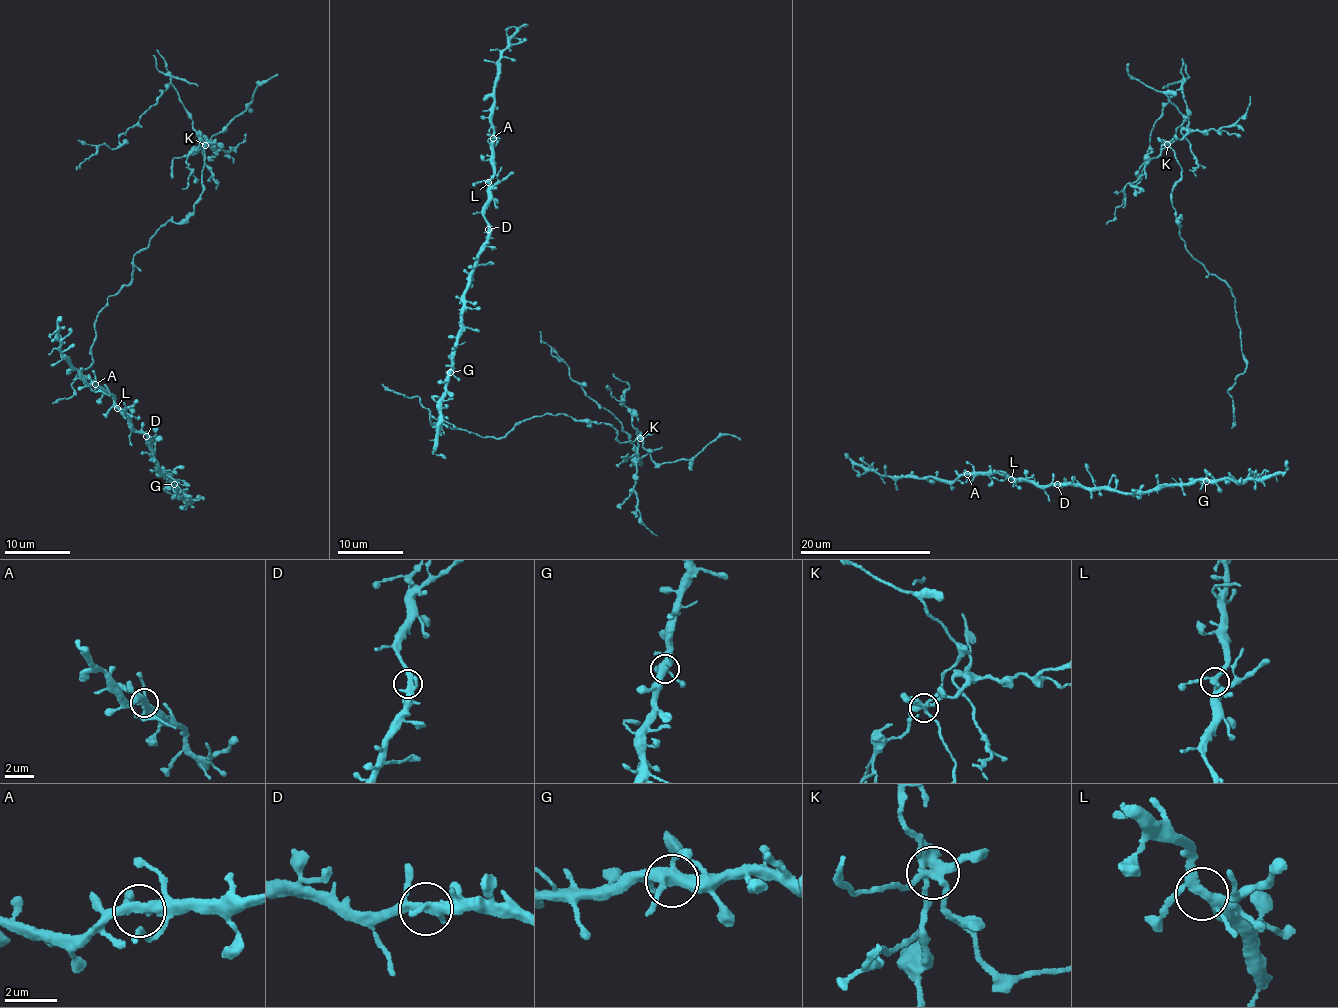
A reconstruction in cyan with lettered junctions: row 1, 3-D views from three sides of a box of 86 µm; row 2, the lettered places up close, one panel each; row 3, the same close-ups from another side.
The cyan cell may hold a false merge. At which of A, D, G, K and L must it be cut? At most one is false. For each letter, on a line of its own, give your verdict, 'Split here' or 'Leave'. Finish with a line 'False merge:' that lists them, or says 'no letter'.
A: Leave
D: Leave
G: Leave
K: Split here
L: Leave
False merge: K

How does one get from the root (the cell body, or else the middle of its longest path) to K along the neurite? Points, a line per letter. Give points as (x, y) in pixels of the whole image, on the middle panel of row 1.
K: (422, 405), (435, 425), (484, 438), (499, 438), (527, 418), (560, 413), (608, 424), (622, 443), (639, 437)

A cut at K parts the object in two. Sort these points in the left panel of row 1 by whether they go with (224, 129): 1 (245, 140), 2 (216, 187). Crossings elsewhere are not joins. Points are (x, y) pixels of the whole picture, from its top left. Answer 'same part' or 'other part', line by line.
1: other part
2: other part

